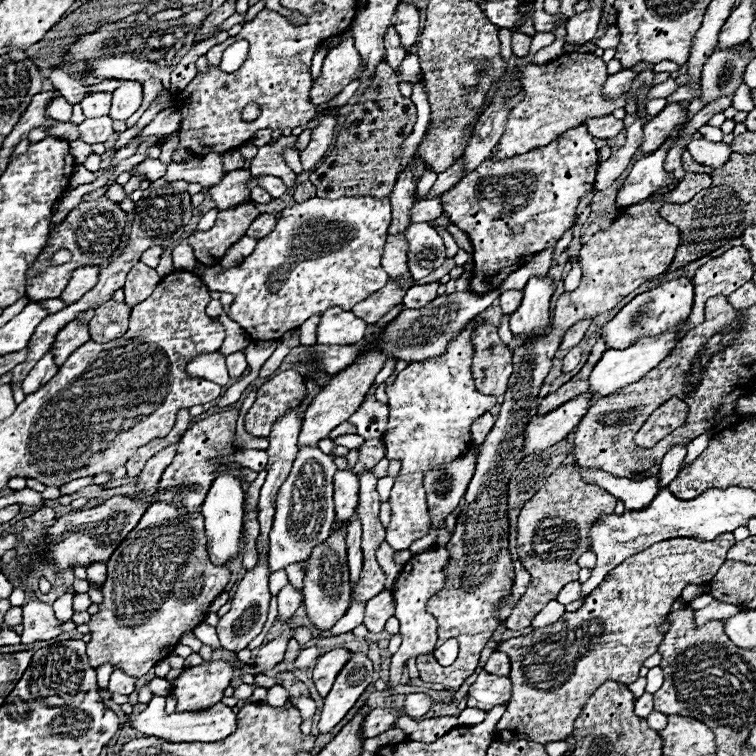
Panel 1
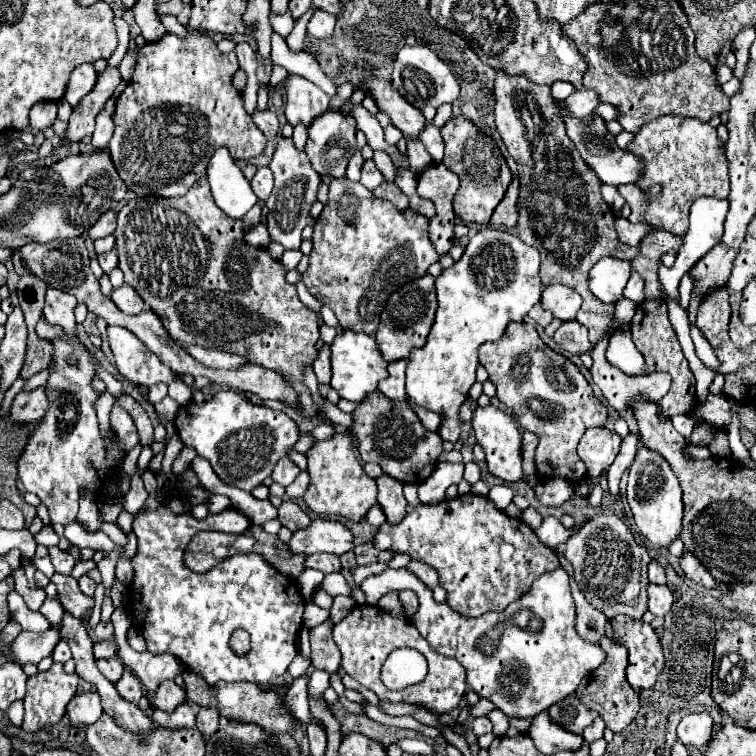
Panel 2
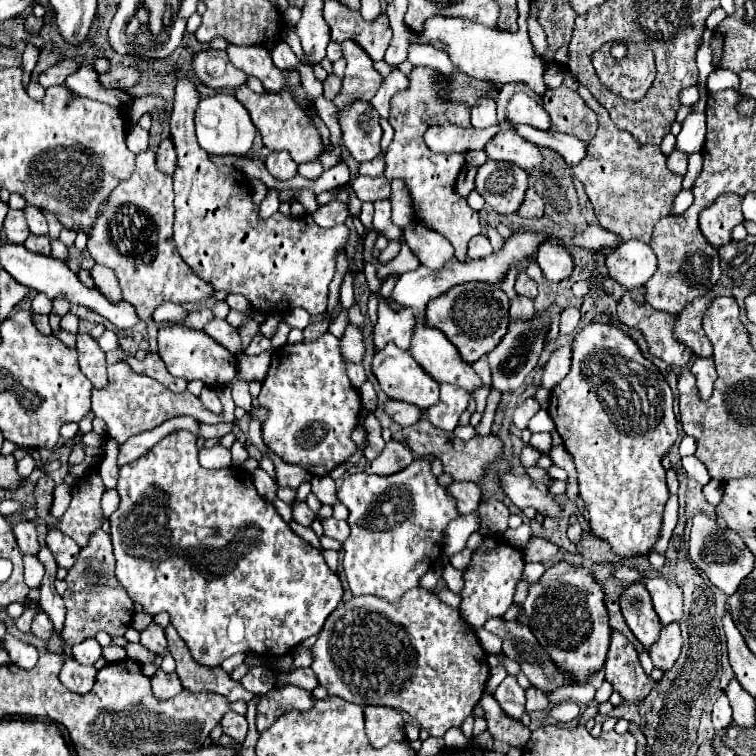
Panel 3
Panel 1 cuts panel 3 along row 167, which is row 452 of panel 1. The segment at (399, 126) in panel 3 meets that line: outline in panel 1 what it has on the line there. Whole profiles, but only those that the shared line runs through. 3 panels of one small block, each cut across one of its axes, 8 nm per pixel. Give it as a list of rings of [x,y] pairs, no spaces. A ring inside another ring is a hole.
[[[472,320],[472,324],[464,328],[464,332],[460,332],[460,336],[452,342],[452,348],[448,348],[446,356],[424,364],[410,364],[396,376],[396,382],[386,388],[390,420],[382,440],[386,446],[386,458],[402,462],[400,474],[396,476],[388,500],[392,508],[392,520],[386,528],[386,542],[394,550],[408,550],[414,540],[428,534],[432,522],[426,506],[426,490],[422,488],[422,478],[426,476],[426,472],[462,456],[472,444],[472,422],[490,412],[496,404],[496,396],[484,396],[474,386],[470,370],[474,354],[470,334],[474,330],[474,324],[476,320]]]

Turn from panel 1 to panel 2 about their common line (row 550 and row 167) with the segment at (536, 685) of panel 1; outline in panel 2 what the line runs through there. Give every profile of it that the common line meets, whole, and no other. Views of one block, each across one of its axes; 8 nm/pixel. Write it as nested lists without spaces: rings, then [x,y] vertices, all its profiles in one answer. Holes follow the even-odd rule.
[[[662,116],[644,124],[644,128],[640,128],[626,148],[628,152],[640,156],[644,164],[642,178],[636,182],[636,186],[644,192],[656,190],[656,196],[650,196],[648,210],[644,214],[644,222],[648,222],[652,228],[682,236],[688,228],[688,208],[692,200],[700,196],[726,198],[730,194],[724,142],[718,138],[716,128],[706,122],[696,118]]]

